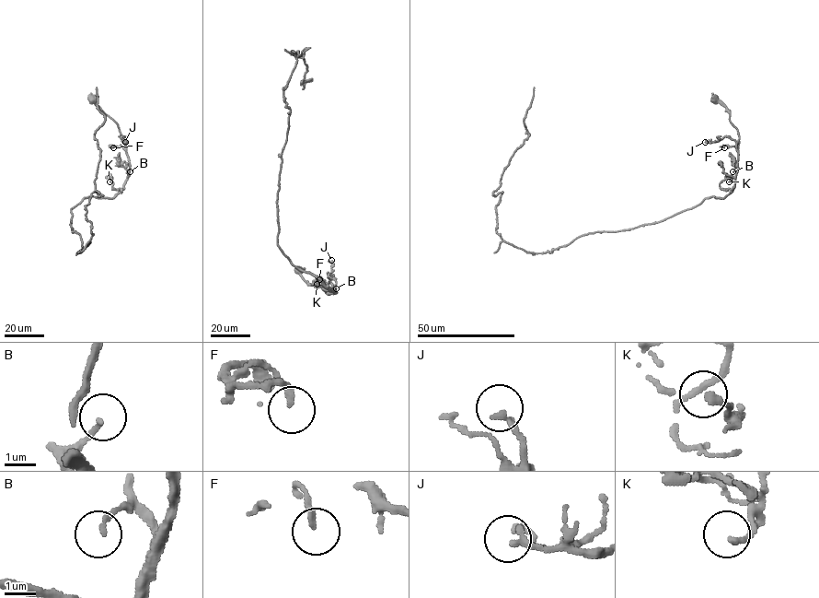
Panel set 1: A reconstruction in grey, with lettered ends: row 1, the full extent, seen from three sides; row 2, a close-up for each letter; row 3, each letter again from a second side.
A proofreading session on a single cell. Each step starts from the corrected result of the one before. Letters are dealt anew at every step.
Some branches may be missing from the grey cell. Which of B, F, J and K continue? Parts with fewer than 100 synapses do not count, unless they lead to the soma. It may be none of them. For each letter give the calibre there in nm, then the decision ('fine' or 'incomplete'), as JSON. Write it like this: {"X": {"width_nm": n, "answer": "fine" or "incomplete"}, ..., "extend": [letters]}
{"B": {"width_nm": 130, "answer": "fine"}, "F": {"width_nm": 150, "answer": "fine"}, "J": {"width_nm": 240, "answer": "fine"}, "K": {"width_nm": 200, "answer": "fine"}, "extend": []}

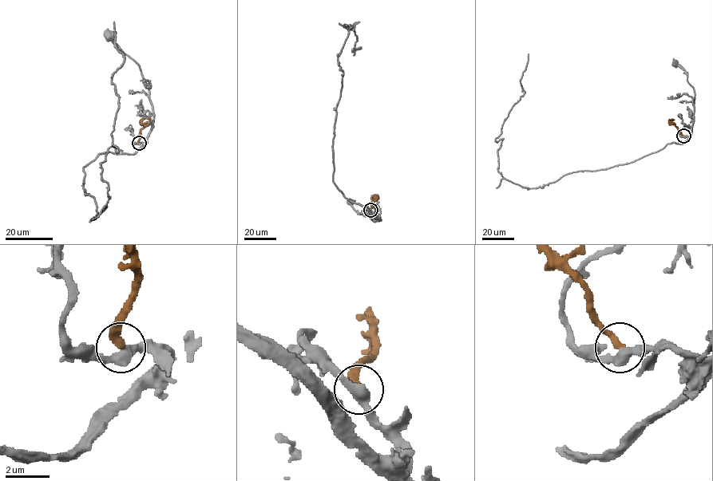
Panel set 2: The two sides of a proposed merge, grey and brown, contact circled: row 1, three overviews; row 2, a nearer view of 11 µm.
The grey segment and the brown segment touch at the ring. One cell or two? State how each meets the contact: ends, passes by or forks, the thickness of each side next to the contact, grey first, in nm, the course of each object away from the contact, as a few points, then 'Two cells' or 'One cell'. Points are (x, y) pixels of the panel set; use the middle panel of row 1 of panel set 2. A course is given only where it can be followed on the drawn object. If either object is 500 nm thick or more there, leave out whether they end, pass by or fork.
At the ring grey passes by. At the ring brown ends. Thickness 400 nm (grey) against 360 nm. Course of grey: (370, 210), (381, 220), (374, 222), (369, 214), (359, 214), (350, 203). Course of brown: (370, 210), (374, 202), (371, 199), (378, 198). One cell

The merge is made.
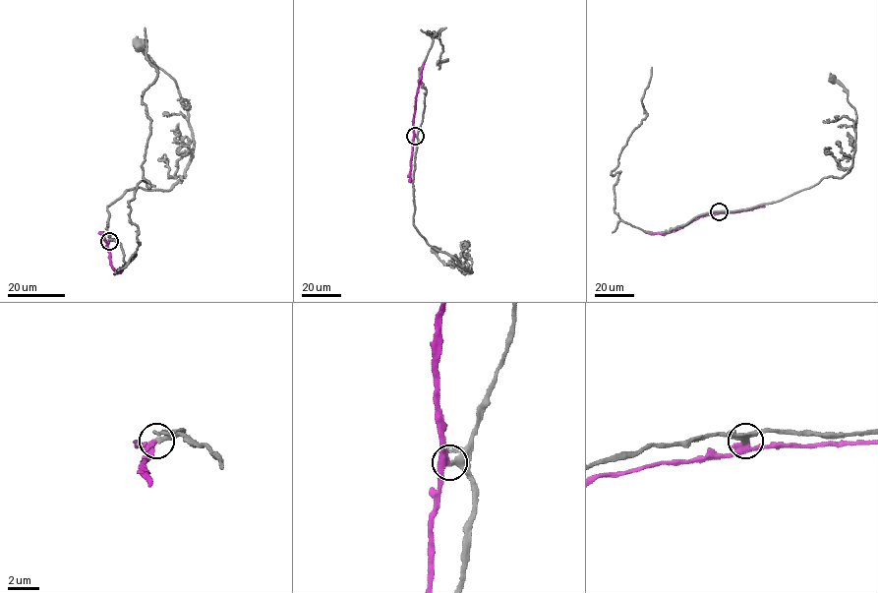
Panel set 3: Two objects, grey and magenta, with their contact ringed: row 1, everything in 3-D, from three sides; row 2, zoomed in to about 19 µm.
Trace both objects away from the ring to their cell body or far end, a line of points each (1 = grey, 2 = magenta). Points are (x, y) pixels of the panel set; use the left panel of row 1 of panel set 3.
1: (109, 241), (107, 206), (131, 189), (169, 190), (194, 146), (176, 83), (139, 45)
2: (109, 241), (110, 265), (115, 273), (123, 270)

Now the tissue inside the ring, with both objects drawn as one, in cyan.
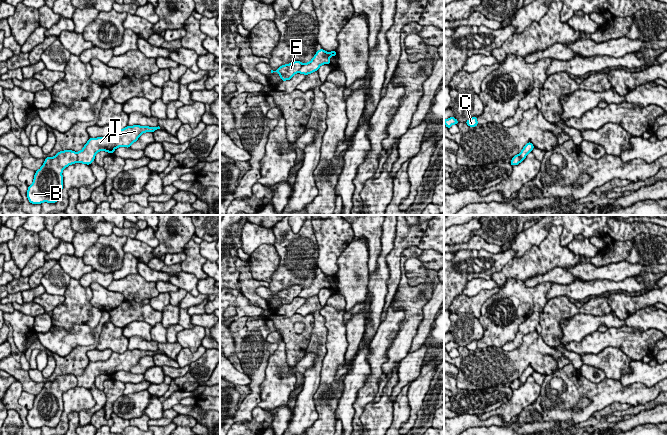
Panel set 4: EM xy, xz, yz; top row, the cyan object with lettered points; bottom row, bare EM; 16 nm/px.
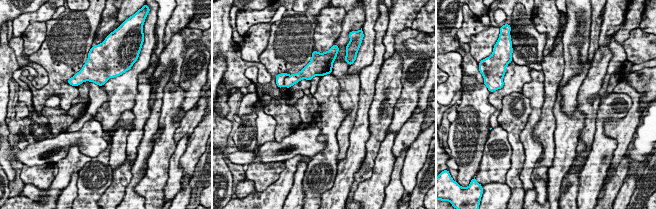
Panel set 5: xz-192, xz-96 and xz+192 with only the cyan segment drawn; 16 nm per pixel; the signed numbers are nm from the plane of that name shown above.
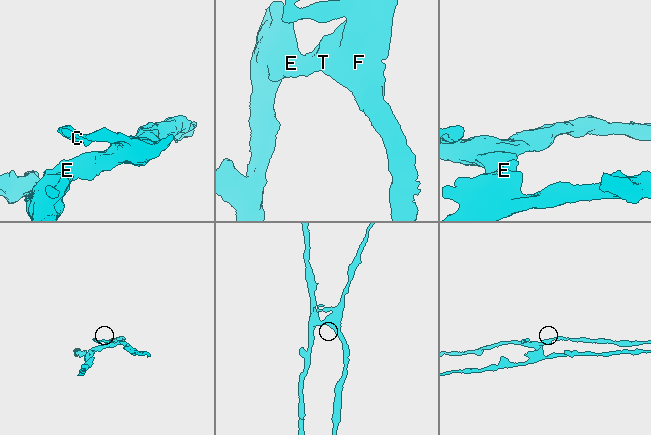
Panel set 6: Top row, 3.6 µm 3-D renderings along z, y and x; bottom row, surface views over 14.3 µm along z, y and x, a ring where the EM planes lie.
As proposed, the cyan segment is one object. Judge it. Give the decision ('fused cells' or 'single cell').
fused cells

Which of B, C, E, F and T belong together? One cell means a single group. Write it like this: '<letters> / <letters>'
B E / C F T

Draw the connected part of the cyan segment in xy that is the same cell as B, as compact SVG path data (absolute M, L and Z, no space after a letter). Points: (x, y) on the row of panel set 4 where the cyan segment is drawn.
M72 150L60 151L52 158L46 157L44 164L36 171L33 183L28 187L27 198L29 202L32 204L56 203L63 189L63 169L77 163L77 160L77 154Z

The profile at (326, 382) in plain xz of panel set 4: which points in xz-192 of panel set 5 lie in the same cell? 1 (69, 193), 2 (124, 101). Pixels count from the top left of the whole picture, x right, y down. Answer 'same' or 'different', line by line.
1: different
2: same

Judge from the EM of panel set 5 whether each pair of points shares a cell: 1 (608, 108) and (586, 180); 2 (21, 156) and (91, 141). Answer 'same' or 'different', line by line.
1: same
2: same

